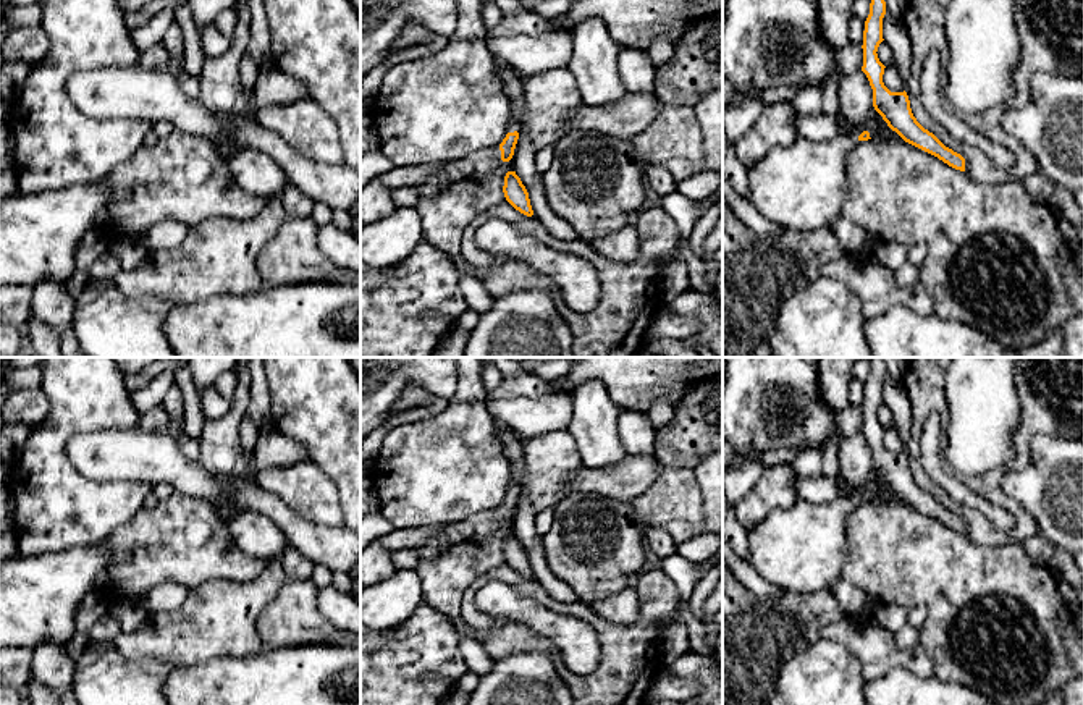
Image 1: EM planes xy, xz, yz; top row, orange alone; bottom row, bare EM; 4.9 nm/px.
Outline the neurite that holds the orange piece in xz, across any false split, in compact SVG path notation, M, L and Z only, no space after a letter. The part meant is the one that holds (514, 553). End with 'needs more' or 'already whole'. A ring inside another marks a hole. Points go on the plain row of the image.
M508 534L504 538L503 555L506 563L520 576L532 579L533 572L530 568L529 555L522 547L516 534Z; already whole

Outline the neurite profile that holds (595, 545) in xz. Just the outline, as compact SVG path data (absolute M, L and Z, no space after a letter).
M567 493L554 508L554 524L543 537L550 569L566 582L579 602L611 597L629 585L629 577L650 563L647 527L634 519L630 503L596 493Z

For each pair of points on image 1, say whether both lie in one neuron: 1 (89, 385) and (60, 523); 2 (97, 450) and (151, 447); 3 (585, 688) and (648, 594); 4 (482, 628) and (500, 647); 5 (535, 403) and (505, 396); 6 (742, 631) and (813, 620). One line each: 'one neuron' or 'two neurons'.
1: one neuron
2: one neuron
3: one neuron
4: one neuron
5: one neuron
6: one neuron

